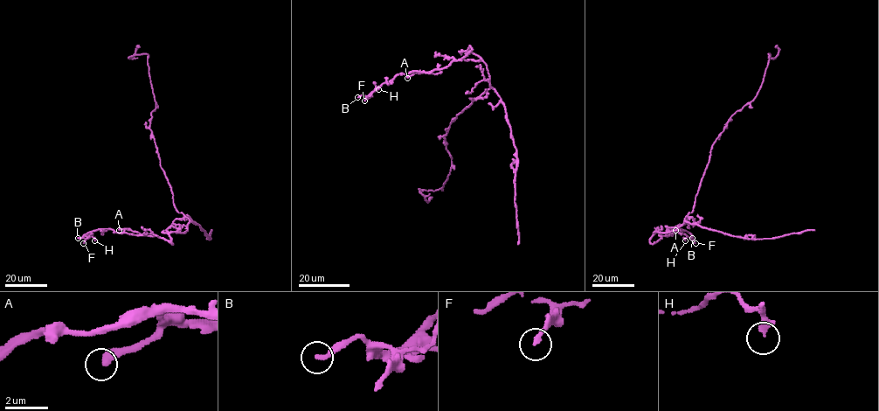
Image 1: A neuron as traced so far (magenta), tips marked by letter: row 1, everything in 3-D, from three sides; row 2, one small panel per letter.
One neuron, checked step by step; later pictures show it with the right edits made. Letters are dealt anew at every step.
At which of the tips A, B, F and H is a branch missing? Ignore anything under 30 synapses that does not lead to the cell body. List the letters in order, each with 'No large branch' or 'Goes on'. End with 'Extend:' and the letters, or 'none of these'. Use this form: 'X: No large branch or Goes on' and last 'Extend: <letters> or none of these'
A: No large branch
B: Goes on
F: No large branch
H: No large branch
Extend: B

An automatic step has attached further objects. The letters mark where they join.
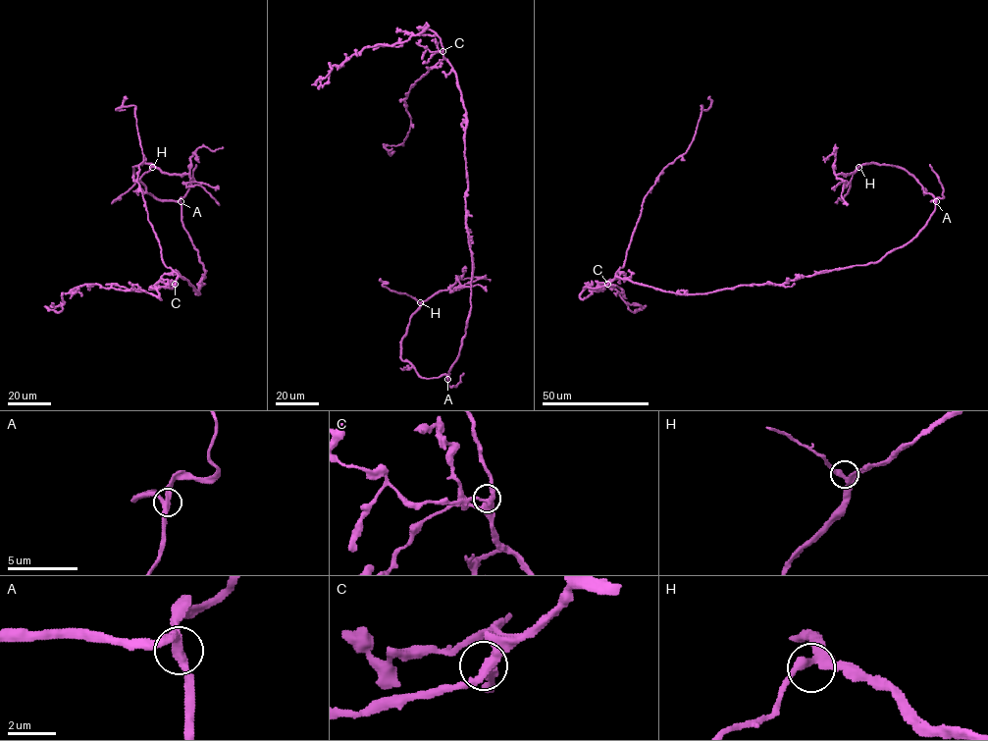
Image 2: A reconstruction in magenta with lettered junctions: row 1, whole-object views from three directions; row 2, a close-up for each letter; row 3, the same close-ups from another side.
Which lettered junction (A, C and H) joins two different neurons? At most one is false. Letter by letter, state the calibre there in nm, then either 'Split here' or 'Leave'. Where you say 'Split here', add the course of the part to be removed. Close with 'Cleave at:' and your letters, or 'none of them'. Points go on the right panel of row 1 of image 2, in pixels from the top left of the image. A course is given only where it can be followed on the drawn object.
A: Thickness 300 nm. Leave
C: Thickness 320 nm. Leave
H: Thickness 300 nm. Leave
Cleave at: none of them

